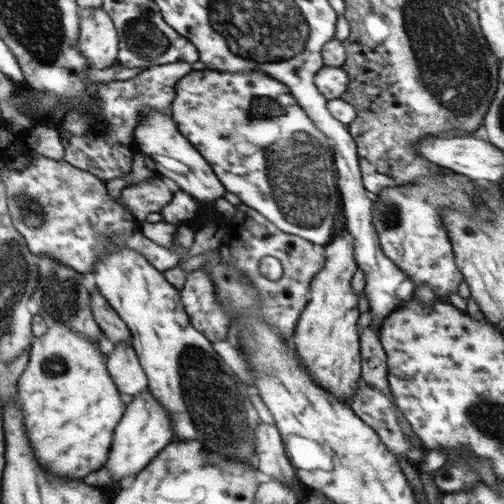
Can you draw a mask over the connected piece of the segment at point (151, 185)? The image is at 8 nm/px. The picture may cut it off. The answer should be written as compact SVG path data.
M157 174L145 181L130 183L123 188L119 199L137 220L144 224L150 212L160 212L173 199L175 188L169 188Z

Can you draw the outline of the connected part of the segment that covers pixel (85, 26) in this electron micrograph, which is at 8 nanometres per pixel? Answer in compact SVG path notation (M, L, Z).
M104 7L80 9L80 48L93 69L116 62L120 32Z

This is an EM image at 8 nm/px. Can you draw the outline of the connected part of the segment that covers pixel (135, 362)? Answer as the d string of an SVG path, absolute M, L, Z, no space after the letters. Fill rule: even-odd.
M117 342L107 356L109 372L122 394L135 397L148 390L149 378L130 343Z

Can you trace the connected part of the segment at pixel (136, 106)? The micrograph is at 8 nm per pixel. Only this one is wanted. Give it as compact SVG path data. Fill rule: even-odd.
M178 61L144 69L127 81L100 83L94 93L97 103L92 108L68 110L56 125L64 147L63 159L105 182L130 174L134 154L140 151L136 128L142 112L151 108L172 114L171 107L177 98L177 83L192 70L191 64Z

